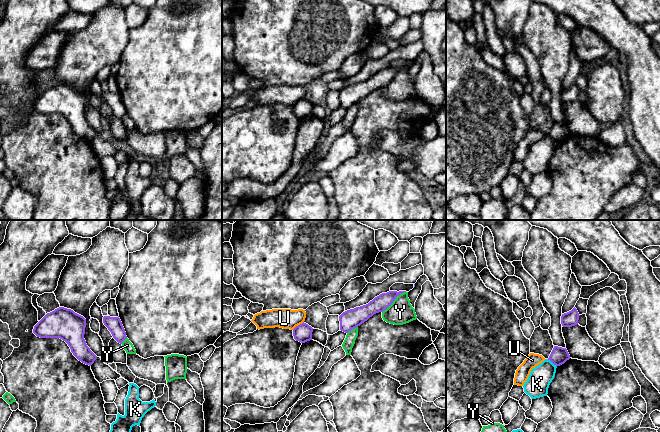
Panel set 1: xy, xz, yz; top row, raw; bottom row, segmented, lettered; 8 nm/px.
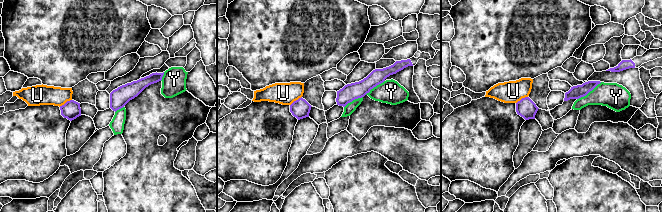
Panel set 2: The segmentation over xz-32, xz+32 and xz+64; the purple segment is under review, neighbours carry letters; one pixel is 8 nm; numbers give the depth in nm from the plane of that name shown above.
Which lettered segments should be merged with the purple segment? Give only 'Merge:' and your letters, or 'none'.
Merge: none

